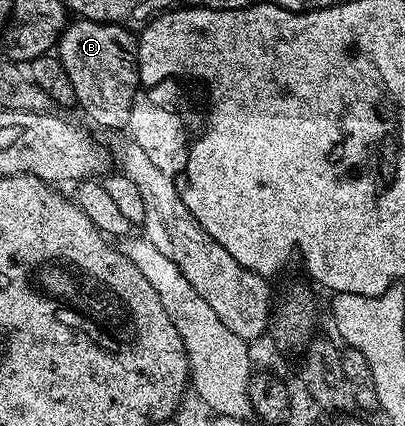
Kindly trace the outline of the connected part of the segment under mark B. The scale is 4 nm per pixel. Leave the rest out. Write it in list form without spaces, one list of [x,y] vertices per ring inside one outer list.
[[[76,19],[65,24],[54,46],[55,56],[59,57],[74,86],[76,105],[84,108],[85,115],[104,129],[123,130],[130,119],[130,107],[140,85],[136,70],[137,40],[137,34],[123,25]]]

